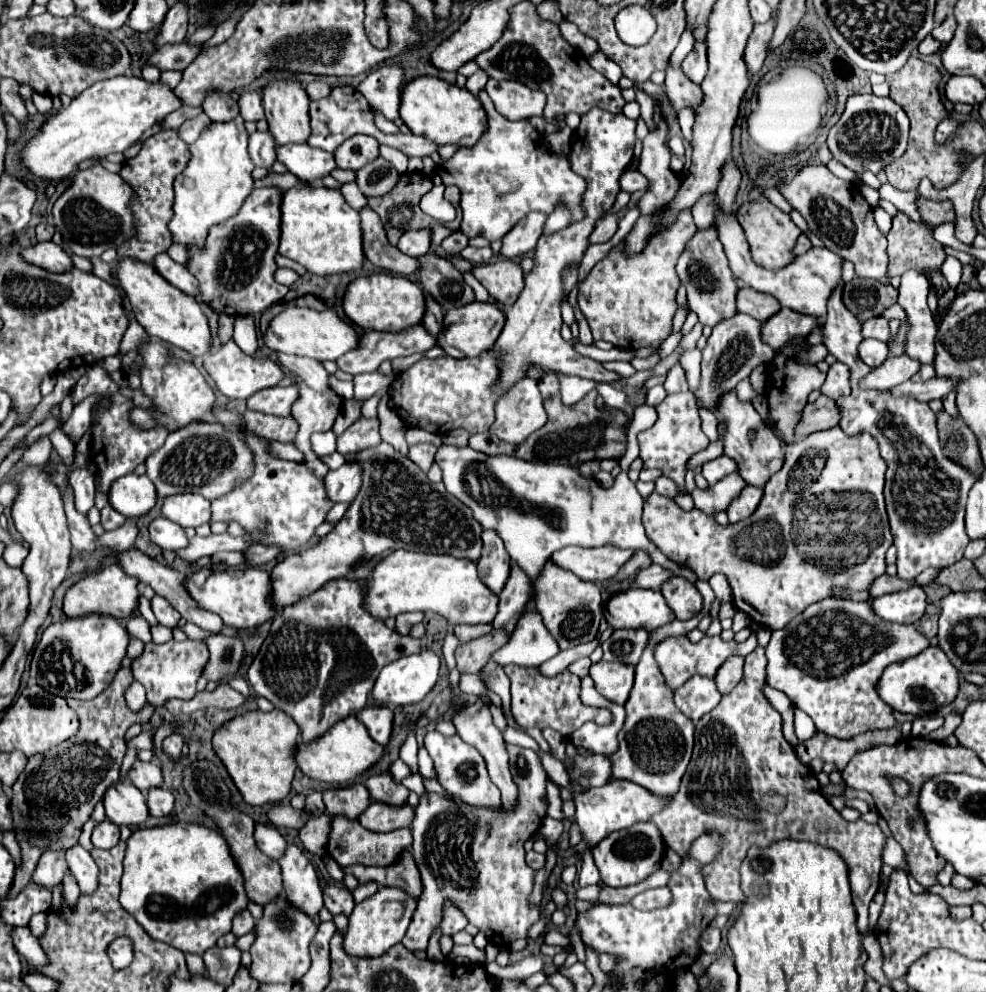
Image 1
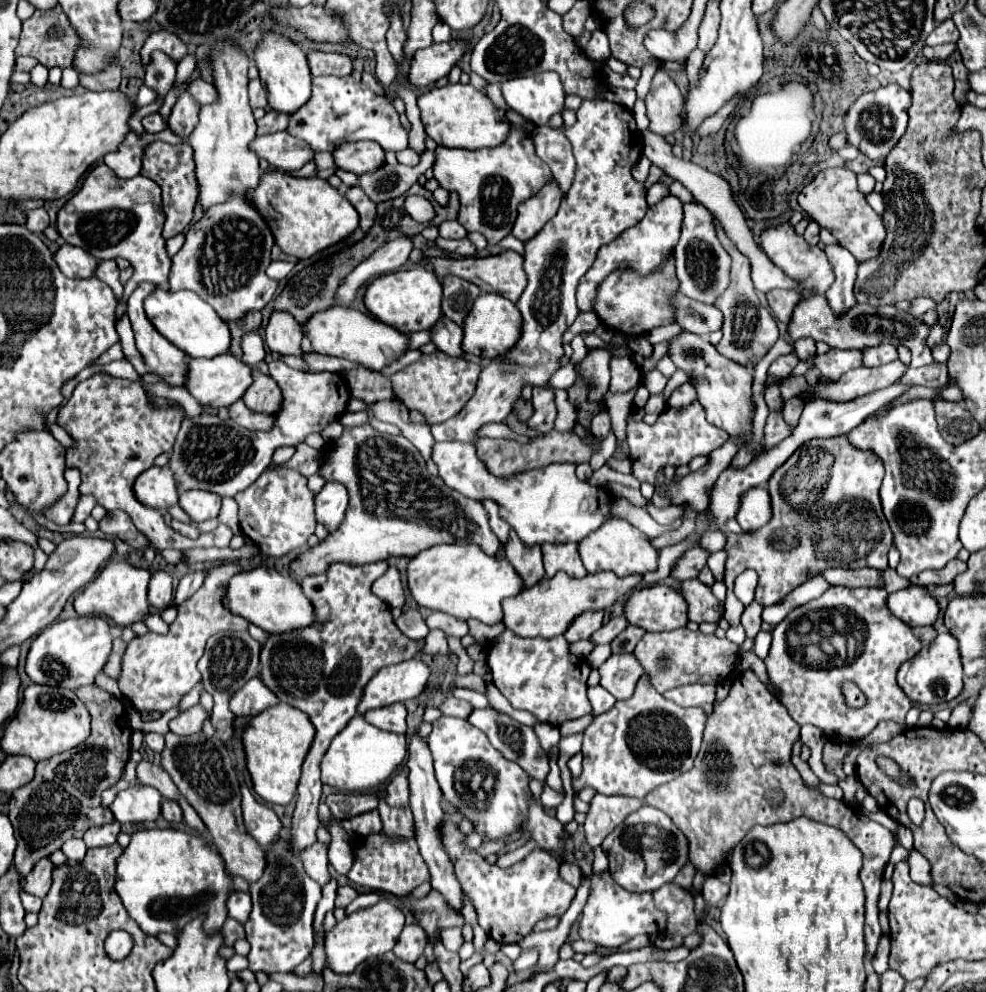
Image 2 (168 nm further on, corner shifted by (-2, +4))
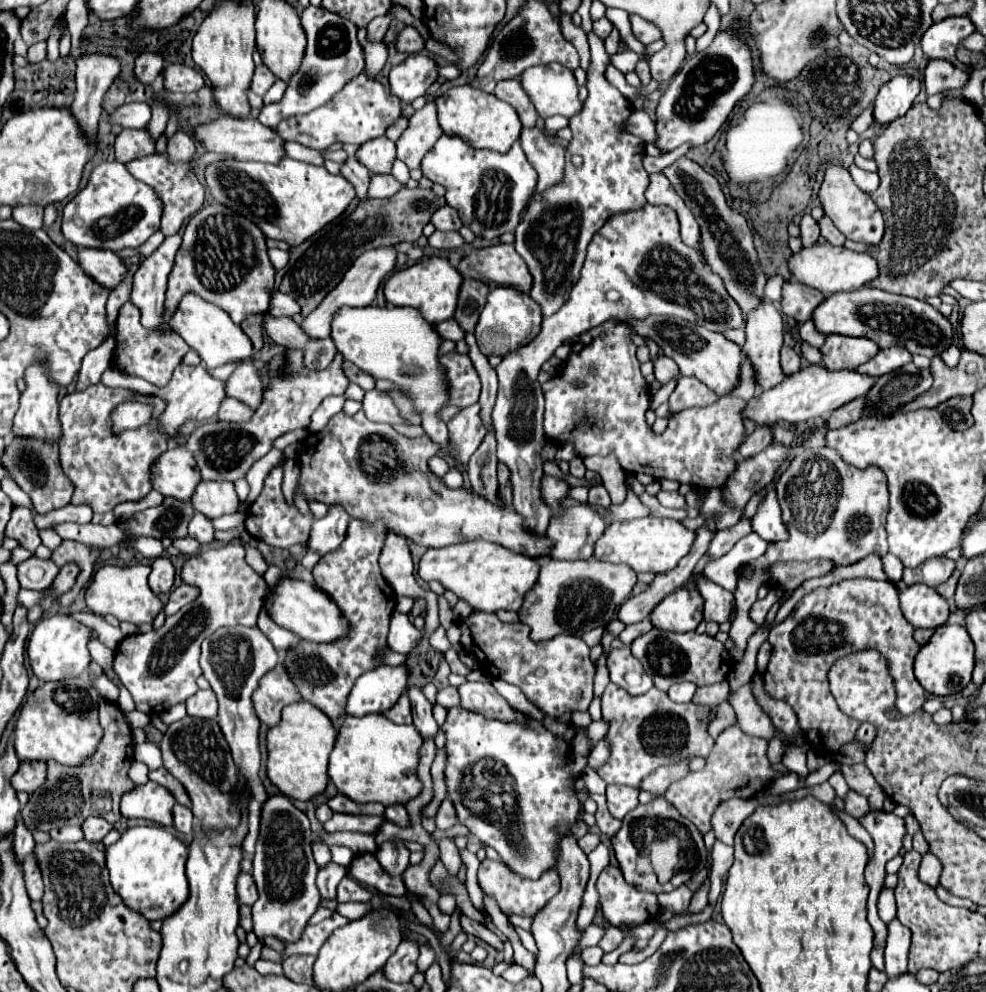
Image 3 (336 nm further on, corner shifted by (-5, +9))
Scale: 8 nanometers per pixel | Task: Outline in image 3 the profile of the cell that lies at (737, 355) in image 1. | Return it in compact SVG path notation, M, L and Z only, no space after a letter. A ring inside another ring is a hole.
M681 156L671 166L667 166L663 174L669 178L675 192L687 202L687 206L691 208L691 212L699 222L701 228L699 248L707 264L711 266L713 272L717 272L723 278L727 292L737 300L737 304L743 310L743 316L747 316L747 312L753 310L763 298L763 286L767 278L761 272L759 258L753 248L753 232L749 230L745 216L729 208L717 178L705 172L697 162L689 160L687 156Z

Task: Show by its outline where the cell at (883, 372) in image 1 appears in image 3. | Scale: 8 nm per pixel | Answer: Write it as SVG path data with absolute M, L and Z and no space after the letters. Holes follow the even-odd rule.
M807 366L801 368L797 374L787 376L779 386L761 392L759 396L751 398L747 406L741 410L741 416L755 422L755 426L775 426L777 422L785 420L791 424L831 416L831 410L865 396L867 390L875 384L875 378L867 374L859 374L855 370L829 370L825 366Z

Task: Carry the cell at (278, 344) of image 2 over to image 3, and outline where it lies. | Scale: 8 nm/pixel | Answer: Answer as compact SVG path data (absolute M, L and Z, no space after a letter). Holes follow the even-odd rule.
M273 290L271 302L269 302L269 312L273 316L293 316L293 314L299 312L299 304L289 294Z

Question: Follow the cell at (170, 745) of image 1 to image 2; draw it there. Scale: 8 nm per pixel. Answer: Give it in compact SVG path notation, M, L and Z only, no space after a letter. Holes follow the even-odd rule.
M194 705L186 711L182 711L176 719L170 721L170 731L176 735L194 735L200 733L204 719L208 717L208 713L202 709L202 705Z

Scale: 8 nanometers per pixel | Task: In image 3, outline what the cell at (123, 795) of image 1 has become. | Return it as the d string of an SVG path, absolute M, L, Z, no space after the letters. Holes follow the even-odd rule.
M151 780L121 798L121 814L125 818L143 818L161 826L173 824L173 806L175 798L171 798L167 788Z

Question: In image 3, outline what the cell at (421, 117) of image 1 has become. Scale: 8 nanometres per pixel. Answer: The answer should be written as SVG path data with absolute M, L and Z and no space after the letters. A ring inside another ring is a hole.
M455 86L449 92L441 94L437 98L437 110L439 110L439 124L445 134L459 136L463 142L467 142L473 148L489 148L495 152L507 152L521 134L521 122L511 106L495 98L493 94L481 92L471 86Z

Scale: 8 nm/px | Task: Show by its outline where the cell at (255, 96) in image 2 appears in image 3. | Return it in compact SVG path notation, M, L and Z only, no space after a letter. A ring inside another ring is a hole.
M259 64L255 68L255 74L253 74L253 80L251 80L251 90L259 96L263 96L275 82L277 78L271 74L271 70L265 66L265 64Z

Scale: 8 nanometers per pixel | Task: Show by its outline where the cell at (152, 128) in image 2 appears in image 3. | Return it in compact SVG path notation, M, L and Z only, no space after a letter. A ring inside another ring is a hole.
M147 102L123 104L109 114L109 122L119 124L121 128L145 128L149 120L151 120L151 108Z

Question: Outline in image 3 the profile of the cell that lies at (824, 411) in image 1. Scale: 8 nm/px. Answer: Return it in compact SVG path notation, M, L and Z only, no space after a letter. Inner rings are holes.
M759 426L745 438L745 442L739 446L739 458L753 458L761 450L765 450L771 444L771 428L769 426Z

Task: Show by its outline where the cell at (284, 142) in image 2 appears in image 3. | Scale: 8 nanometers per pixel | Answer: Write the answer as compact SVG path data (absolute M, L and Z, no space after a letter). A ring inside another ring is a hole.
M252 108L248 116L235 118L233 116L219 116L217 120L205 122L205 124L195 124L193 126L193 138L207 148L209 152L217 154L229 154L237 160L253 160L253 162L269 162L275 164L285 156L283 150L283 140L267 126L263 126L258 120L260 109Z

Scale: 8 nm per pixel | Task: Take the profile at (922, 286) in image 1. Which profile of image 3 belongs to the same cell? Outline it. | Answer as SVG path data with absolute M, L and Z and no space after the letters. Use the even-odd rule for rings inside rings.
M949 346L943 354L941 354L941 360L949 366L949 368L955 368L957 362L959 362L959 356L961 356L961 348L959 346Z

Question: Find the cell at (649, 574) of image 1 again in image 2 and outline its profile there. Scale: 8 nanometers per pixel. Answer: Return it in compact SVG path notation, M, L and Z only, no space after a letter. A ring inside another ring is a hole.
M700 547L686 551L686 553L674 563L674 567L672 567L672 571L670 571L670 577L672 577L672 579L678 579L678 581L694 579L694 577L698 575L698 571L706 565L706 559L708 559L708 557L710 557L710 555L708 555L704 549L700 549Z

